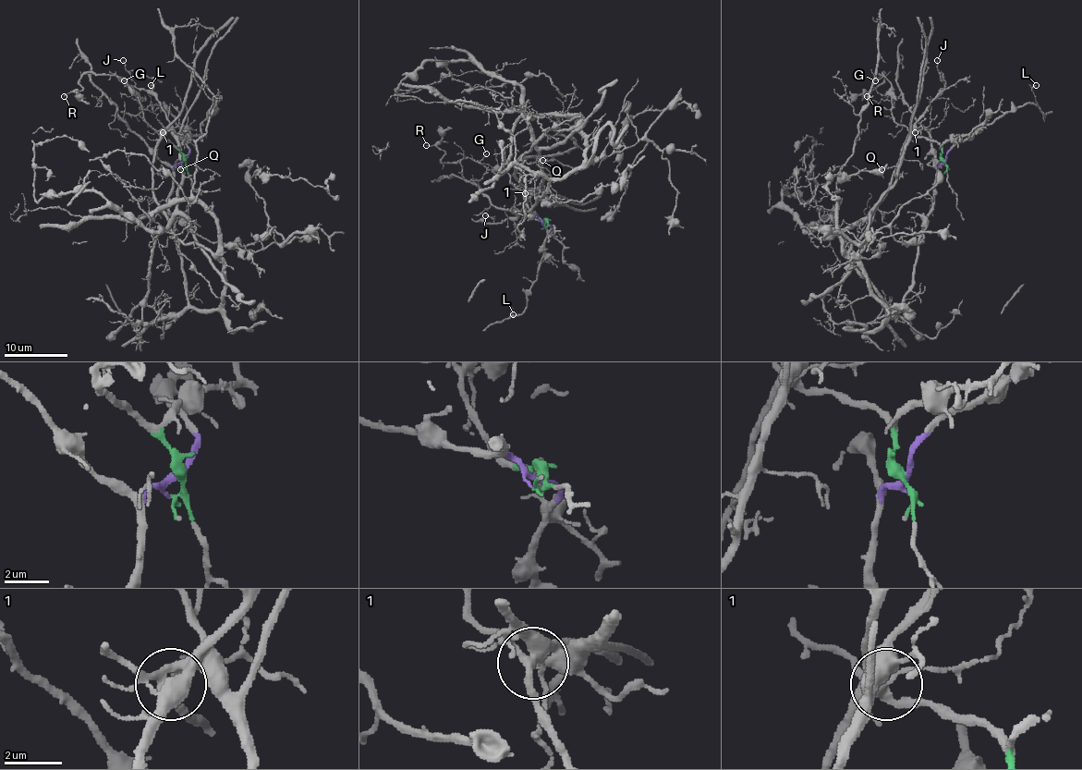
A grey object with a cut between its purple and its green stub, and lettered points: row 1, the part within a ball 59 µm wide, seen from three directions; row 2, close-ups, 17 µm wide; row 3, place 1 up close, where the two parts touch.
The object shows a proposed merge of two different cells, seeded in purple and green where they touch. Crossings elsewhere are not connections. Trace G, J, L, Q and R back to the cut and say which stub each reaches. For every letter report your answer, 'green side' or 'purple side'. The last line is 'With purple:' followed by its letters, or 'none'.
G: green side
J: green side
L: purple side
Q: green side
R: green side
With purple: L

